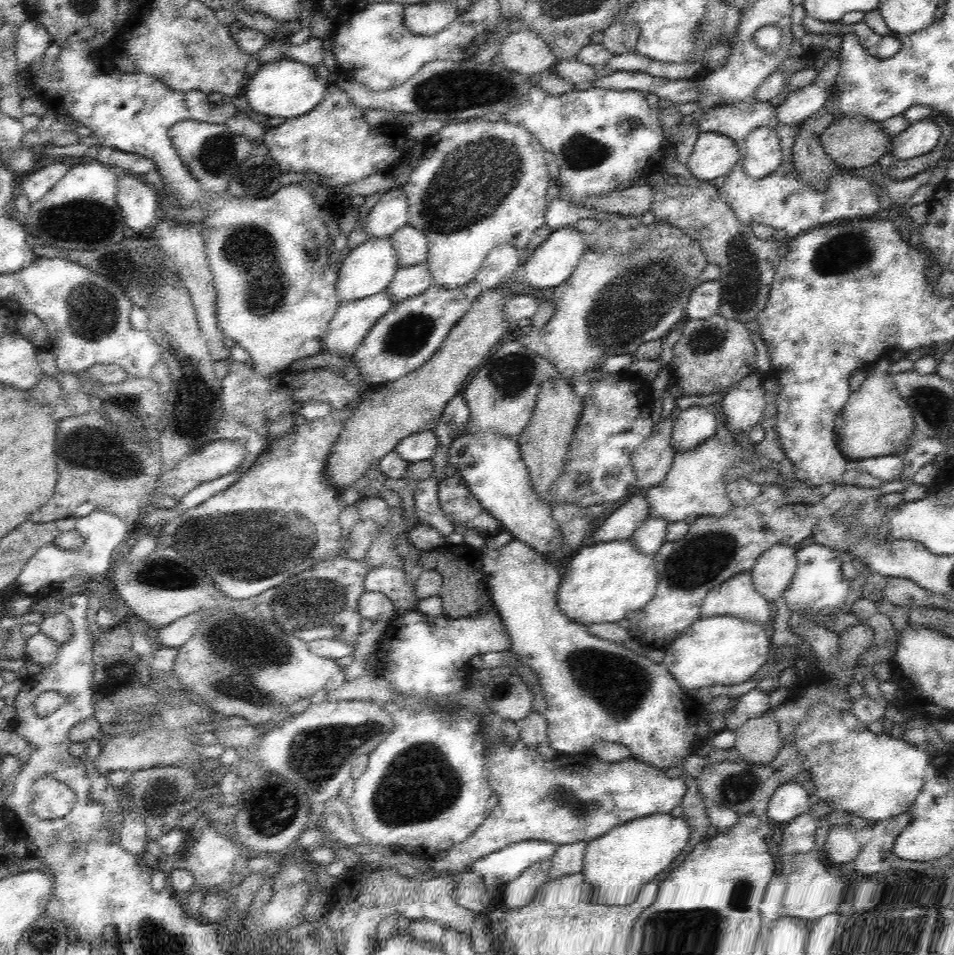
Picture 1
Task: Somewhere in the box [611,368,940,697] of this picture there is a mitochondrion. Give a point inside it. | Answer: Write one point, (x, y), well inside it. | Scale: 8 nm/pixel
(696, 562)

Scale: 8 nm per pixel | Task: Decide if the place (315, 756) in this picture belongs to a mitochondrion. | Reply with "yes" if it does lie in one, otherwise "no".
yes

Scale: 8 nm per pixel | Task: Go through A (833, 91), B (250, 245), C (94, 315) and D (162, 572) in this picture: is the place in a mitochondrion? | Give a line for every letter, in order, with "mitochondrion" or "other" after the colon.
A: other
B: mitochondrion
C: mitochondrion
D: mitochondrion

